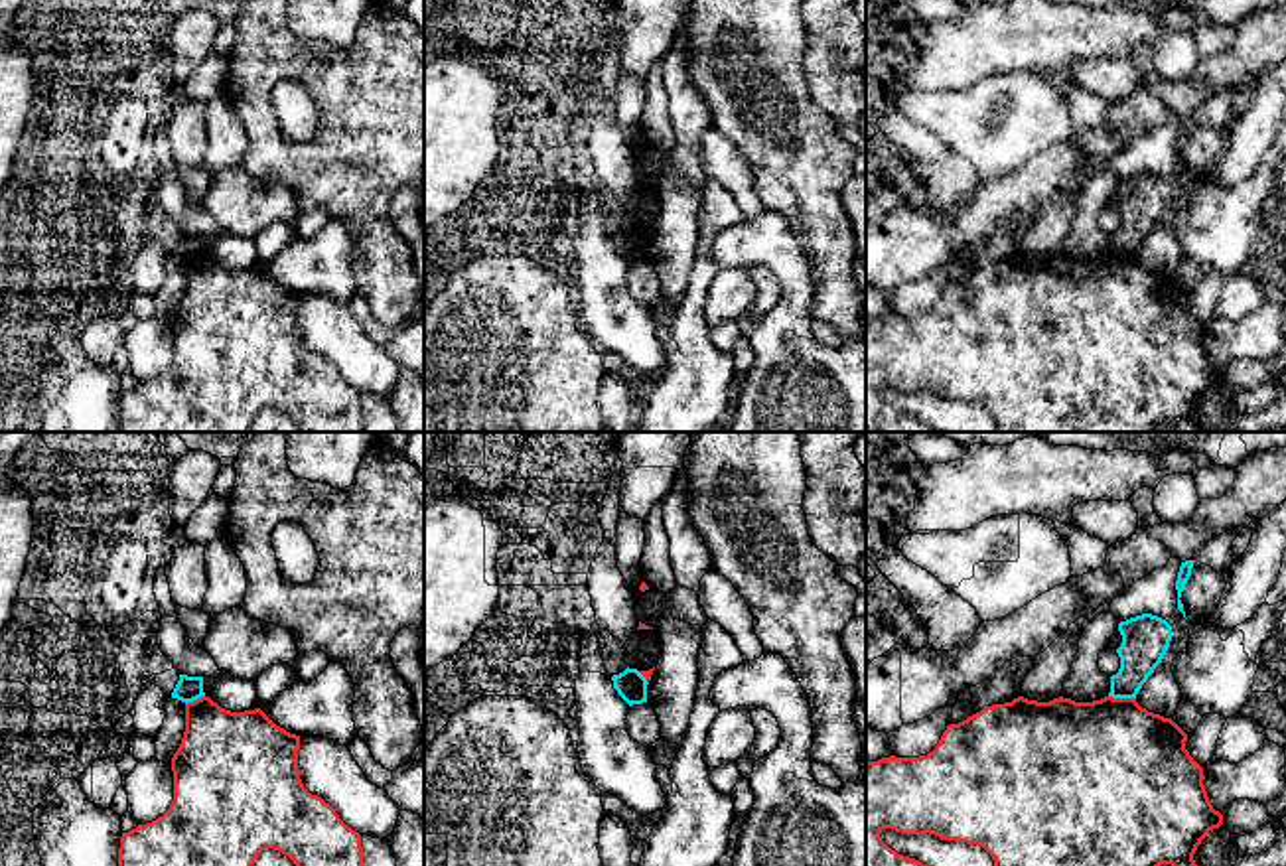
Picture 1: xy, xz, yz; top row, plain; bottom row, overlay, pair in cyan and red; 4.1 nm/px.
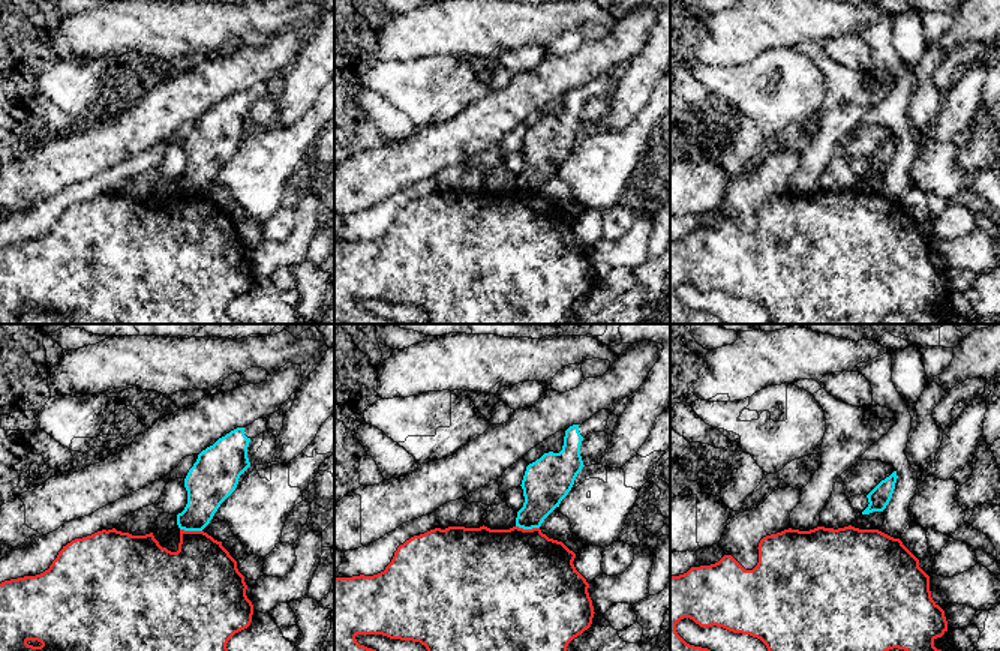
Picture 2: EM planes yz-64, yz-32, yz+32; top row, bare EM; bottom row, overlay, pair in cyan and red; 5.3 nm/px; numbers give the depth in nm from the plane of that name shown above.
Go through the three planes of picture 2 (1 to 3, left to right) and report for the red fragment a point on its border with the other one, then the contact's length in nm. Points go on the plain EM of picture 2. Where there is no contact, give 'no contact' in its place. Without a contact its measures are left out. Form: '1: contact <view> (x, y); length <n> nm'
1: contact yz-64 (191, 194); length 120 nm
2: contact yz-32 (528, 192); length 130 nm
3: no contact

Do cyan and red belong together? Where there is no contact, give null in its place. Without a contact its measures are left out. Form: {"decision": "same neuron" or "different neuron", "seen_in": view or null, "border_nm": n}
{"decision": "different neuron", "seen_in": "yz", "border_nm": 110}

